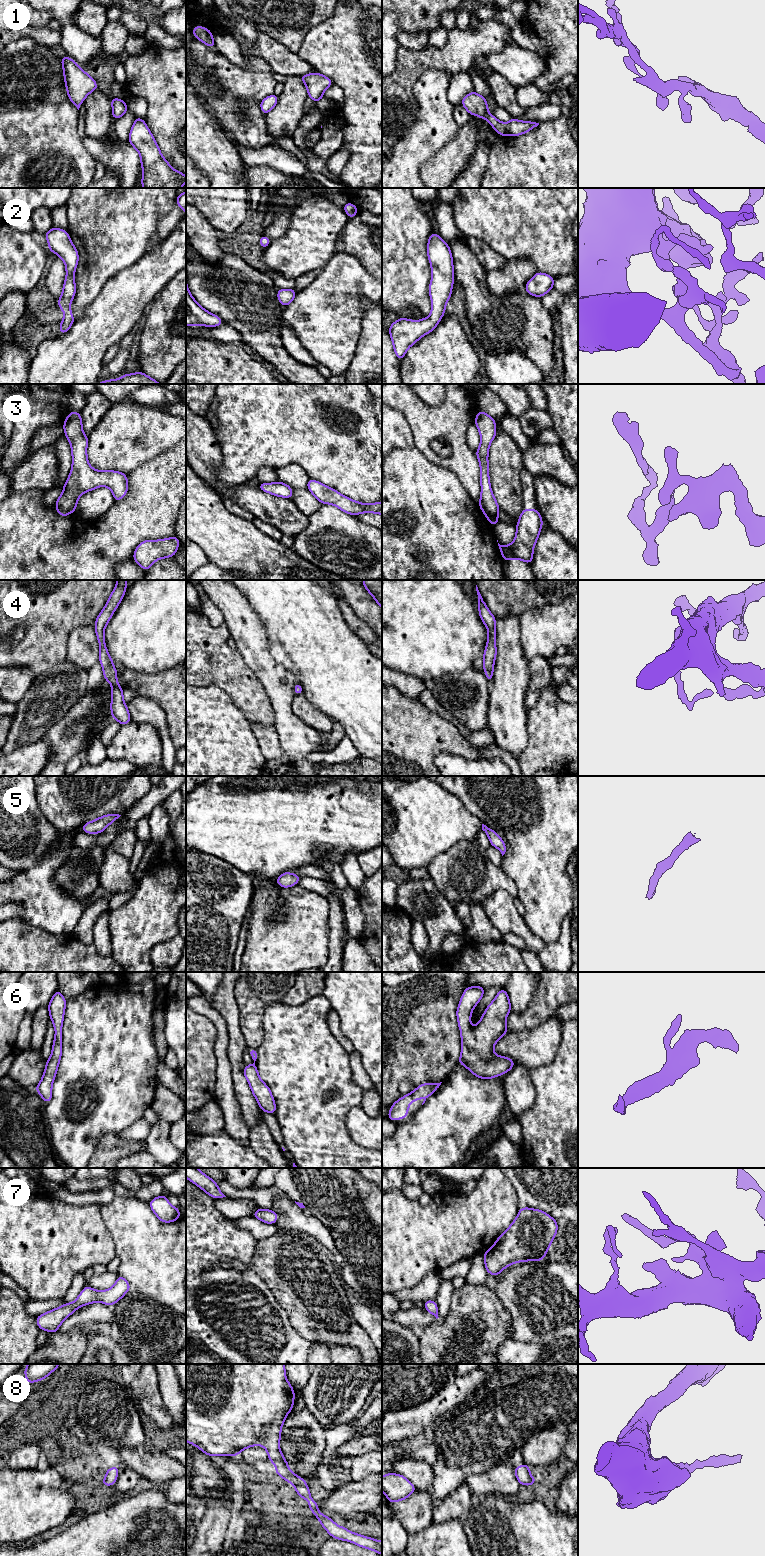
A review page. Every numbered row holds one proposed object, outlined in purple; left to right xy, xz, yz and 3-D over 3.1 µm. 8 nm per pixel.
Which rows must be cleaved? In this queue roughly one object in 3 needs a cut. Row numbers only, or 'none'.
none

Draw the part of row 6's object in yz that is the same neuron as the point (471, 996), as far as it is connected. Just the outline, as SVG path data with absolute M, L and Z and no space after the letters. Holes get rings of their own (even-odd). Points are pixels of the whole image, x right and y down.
M482 986L467 987L457 1007L457 1021L461 1033L461 1055L457 1063L464 1065L476 1077L491 1079L507 1073L515 1066L509 1057L495 1055L496 1042L507 1031L506 1018L511 1005L508 994L502 988L488 1005L479 1023L472 1027L471 1014L485 990Z

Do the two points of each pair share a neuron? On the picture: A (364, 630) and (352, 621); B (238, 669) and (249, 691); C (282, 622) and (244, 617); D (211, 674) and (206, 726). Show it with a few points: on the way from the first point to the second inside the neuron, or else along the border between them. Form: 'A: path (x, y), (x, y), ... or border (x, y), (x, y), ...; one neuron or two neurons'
A: path (361, 628), (355, 623); one neuron
B: path (238, 674), (238, 680), (244, 686); one neuron
C: border (247, 600), (259, 617), (269, 641); two neurons
D: border (196, 686), (216, 685), (230, 697); two neurons

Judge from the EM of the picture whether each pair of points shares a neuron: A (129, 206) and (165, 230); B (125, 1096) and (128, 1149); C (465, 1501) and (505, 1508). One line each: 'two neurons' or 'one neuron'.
A: two neurons
B: two neurons
C: two neurons

